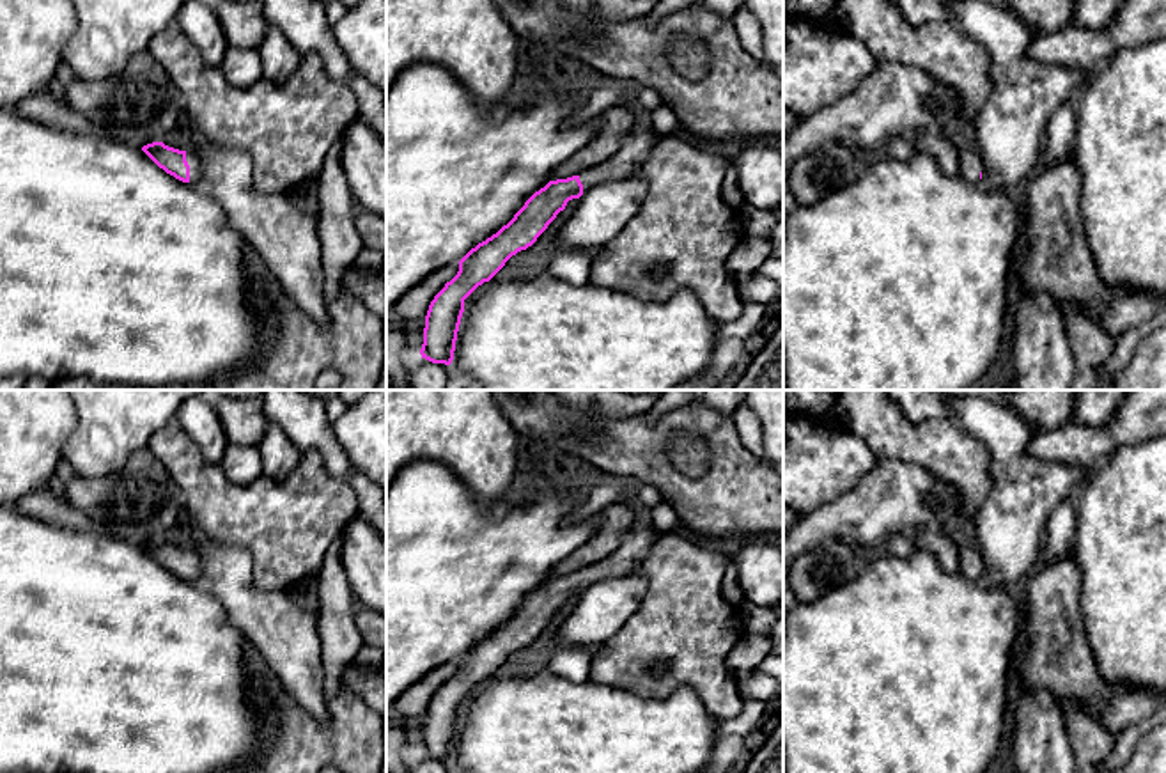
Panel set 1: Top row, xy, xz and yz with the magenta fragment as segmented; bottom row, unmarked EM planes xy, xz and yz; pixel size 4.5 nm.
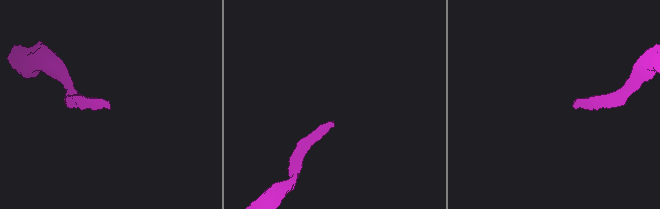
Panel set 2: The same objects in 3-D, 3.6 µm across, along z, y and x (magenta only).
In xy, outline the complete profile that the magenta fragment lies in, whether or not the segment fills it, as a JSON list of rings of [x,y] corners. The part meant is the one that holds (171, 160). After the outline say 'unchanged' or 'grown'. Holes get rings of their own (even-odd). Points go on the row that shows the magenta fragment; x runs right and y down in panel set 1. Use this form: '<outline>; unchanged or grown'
[[[152,142],[144,145],[142,151],[175,179],[195,188],[207,190],[207,184],[200,177],[200,156],[193,149],[179,151],[165,145],[163,142]]]; grown

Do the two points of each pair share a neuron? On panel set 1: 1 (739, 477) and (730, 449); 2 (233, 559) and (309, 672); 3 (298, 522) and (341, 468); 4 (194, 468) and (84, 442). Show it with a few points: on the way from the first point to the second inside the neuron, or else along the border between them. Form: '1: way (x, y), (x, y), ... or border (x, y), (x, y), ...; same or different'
1: way (732, 470), (730, 456); same
2: way (234, 587), (287, 644); same
3: border (302, 451), (316, 451), (349, 484), (357, 513); different
4: border (172, 419), (153, 435), (146, 447); different

